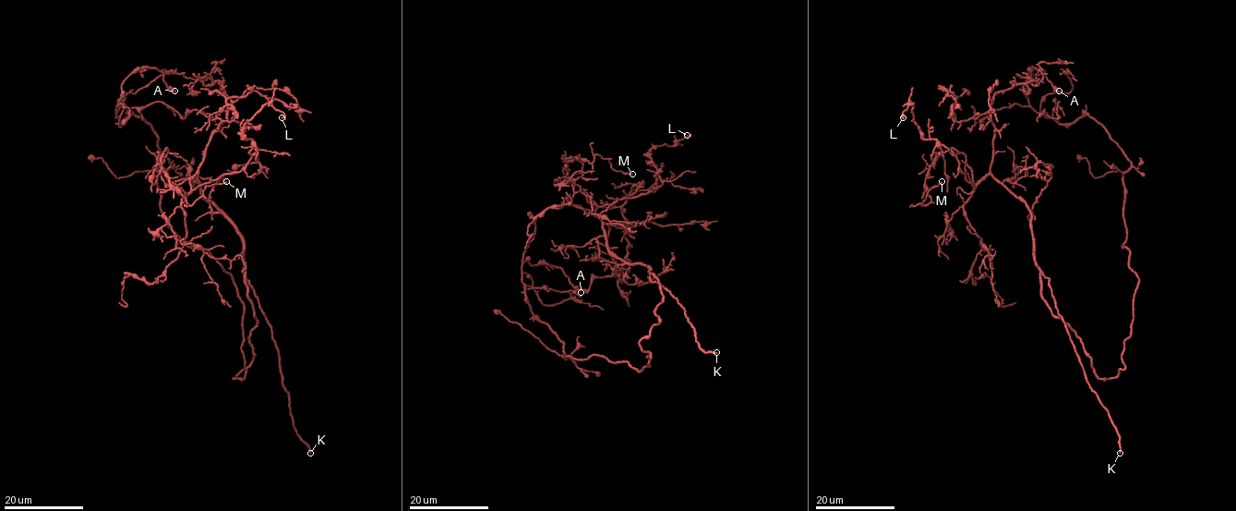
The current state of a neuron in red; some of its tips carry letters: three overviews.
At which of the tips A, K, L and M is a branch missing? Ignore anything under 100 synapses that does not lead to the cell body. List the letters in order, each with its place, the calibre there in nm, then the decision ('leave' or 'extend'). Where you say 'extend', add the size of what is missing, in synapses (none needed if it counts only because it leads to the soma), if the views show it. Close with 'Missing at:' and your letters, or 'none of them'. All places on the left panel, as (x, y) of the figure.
A: place (174, 91); calibre 300 nm; leave
K: place (310, 453); calibre 260 nm; extend
L: place (282, 117); calibre 160 nm; leave
M: place (226, 181); calibre 120 nm; leave
Missing at: K

